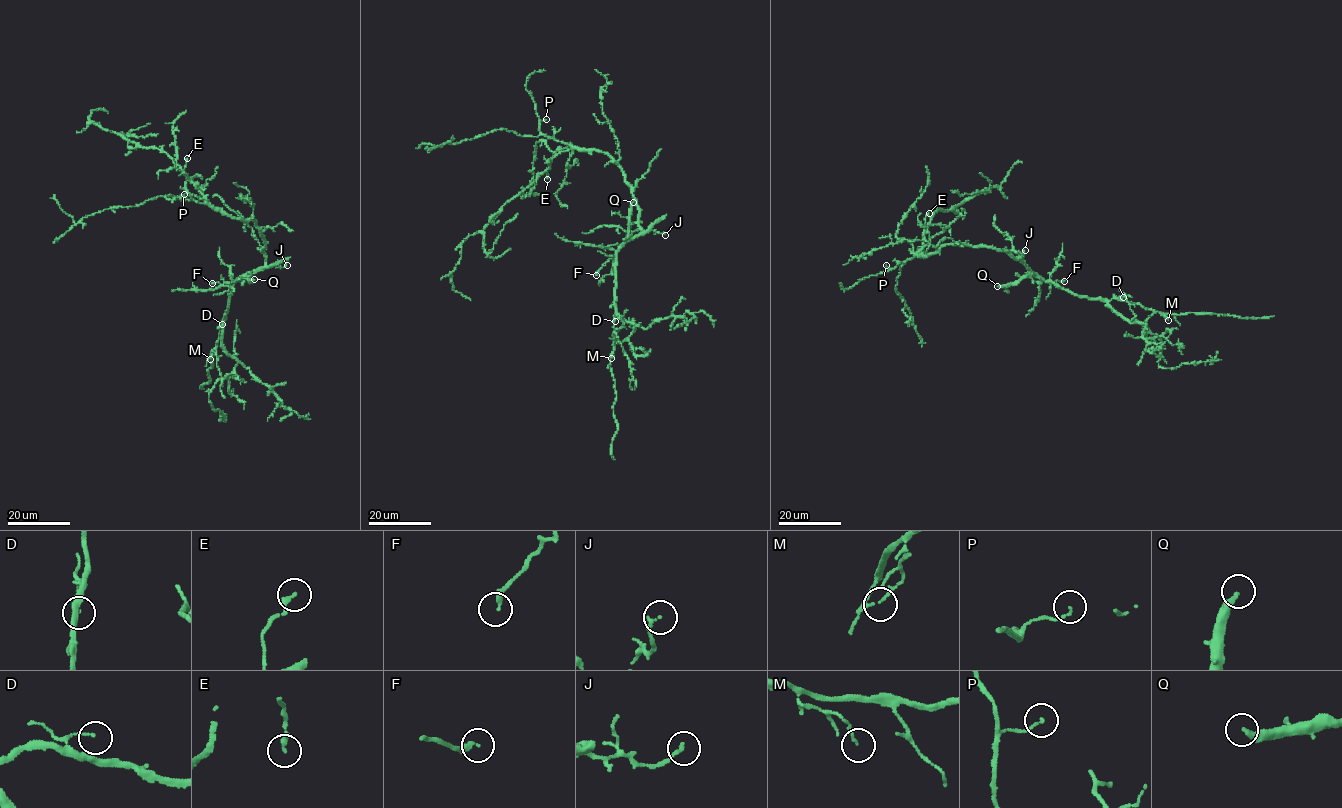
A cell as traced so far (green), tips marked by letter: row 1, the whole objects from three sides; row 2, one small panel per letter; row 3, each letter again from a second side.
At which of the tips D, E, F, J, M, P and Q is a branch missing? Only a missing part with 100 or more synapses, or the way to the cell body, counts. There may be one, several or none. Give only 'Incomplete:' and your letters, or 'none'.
Incomplete: Q

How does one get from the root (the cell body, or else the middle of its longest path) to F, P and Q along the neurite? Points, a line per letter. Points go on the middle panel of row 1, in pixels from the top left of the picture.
F: (634, 197), (639, 227), (643, 233), (626, 241), (596, 275)
P: (634, 197), (625, 174), (607, 154), (545, 137), (539, 129), (540, 121), (546, 119)
Q: (634, 197), (639, 227), (643, 232), (630, 239), (630, 209), (633, 202)

